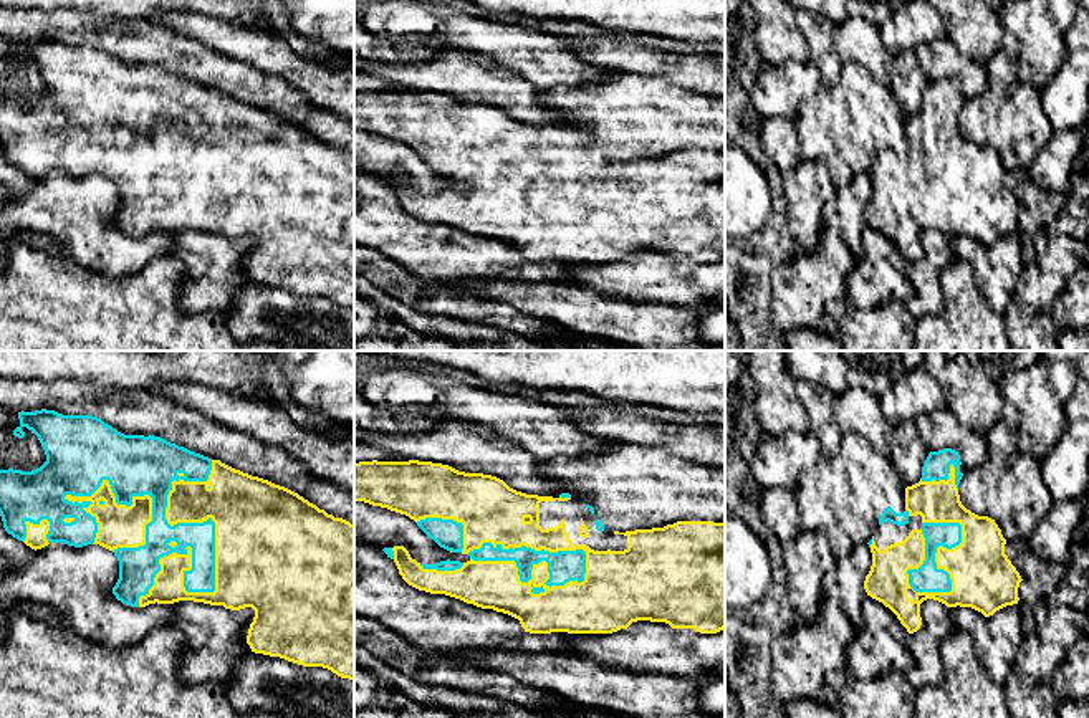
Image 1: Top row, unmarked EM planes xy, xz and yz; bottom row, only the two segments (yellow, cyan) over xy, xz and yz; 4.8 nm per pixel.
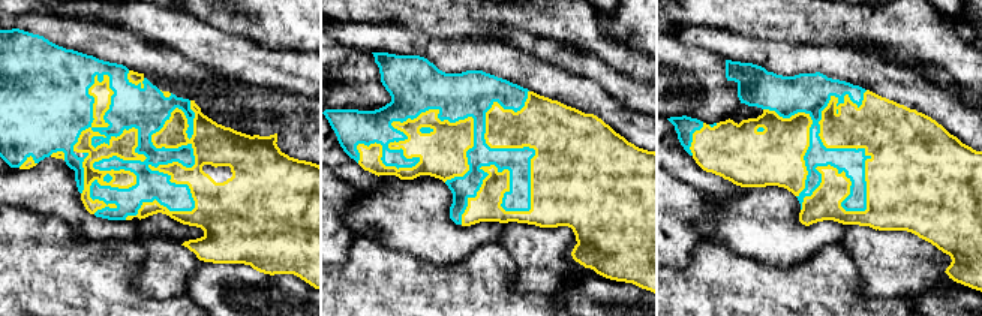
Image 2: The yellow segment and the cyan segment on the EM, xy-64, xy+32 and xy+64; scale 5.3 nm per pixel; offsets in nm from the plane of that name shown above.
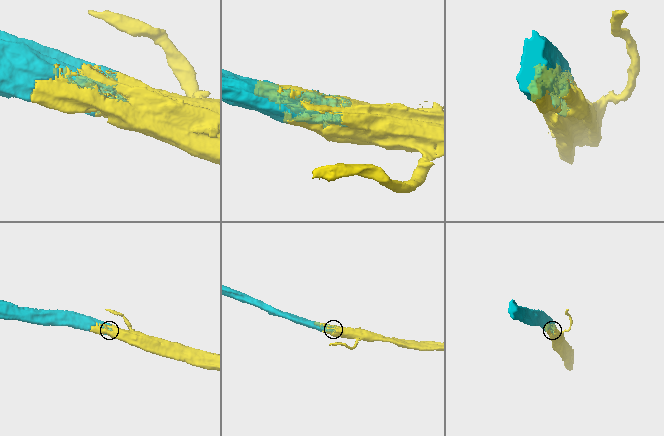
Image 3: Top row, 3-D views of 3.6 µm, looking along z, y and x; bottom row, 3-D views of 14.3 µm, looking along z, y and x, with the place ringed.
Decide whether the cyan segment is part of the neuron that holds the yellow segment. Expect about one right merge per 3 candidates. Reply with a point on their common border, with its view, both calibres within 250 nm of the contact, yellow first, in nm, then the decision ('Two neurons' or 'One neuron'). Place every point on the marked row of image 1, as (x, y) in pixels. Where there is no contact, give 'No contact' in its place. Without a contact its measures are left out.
Touches yellow at xy (215, 564). Thickness 500 nm (yellow) against 140 nm. One neuron

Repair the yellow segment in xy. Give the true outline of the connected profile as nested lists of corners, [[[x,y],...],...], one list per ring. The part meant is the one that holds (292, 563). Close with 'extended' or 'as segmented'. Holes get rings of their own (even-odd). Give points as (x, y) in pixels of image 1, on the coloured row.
[[[55,410],[18,412],[20,425],[13,430],[18,438],[25,437],[26,427],[35,433],[45,450],[46,462],[31,471],[0,470],[0,516],[8,534],[23,541],[31,549],[41,549],[50,543],[65,543],[83,548],[99,544],[114,553],[119,561],[119,579],[113,587],[118,601],[131,607],[146,607],[149,604],[174,604],[179,601],[194,601],[225,609],[240,610],[252,607],[255,610],[250,624],[247,644],[252,652],[270,657],[280,657],[303,667],[323,667],[341,678],[354,680],[354,524],[343,518],[334,518],[298,493],[275,485],[268,480],[252,476],[235,470],[220,460],[212,460],[184,447],[170,443],[161,437],[124,435],[93,415],[63,415]]] | extended

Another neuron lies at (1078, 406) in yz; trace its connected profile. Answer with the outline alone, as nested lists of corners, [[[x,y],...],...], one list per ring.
[[[1077,379],[1074,392],[1066,404],[1066,417],[1069,422],[1089,420],[1089,382]]]

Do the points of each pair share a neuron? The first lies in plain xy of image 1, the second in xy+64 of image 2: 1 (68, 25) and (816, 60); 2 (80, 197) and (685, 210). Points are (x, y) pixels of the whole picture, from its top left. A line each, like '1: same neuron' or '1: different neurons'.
1: same neuron
2: different neurons

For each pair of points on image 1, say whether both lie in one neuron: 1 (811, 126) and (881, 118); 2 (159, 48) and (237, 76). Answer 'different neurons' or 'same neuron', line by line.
1: same neuron
2: same neuron

